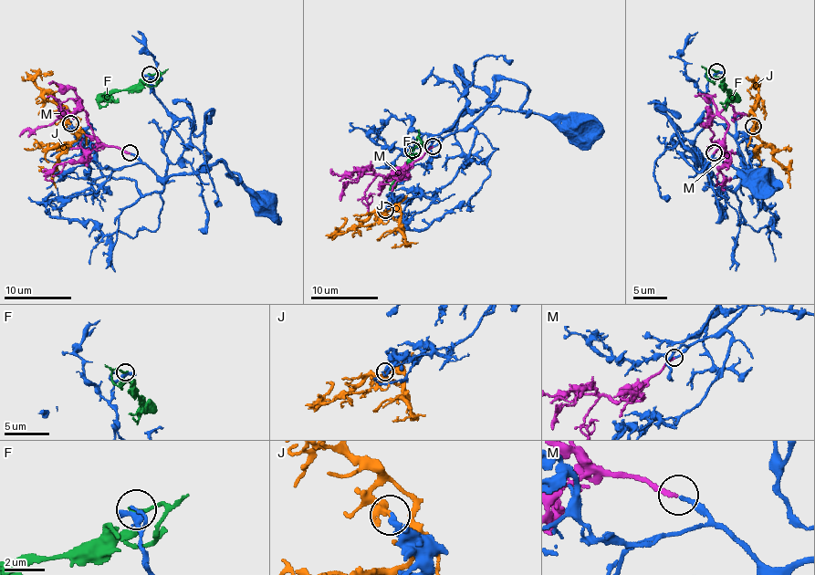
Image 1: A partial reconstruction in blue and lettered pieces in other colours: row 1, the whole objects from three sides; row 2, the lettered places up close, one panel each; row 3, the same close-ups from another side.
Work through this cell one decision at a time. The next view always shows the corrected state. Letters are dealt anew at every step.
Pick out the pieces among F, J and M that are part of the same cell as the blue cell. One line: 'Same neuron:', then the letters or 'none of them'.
Same neuron: M

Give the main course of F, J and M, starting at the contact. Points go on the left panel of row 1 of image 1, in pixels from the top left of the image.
F: (151, 74), (159, 72), (160, 78), (153, 87), (141, 81), (109, 93), (105, 97), (108, 103), (105, 106)
J: (69, 123), (65, 115), (70, 111), (77, 119), (77, 140), (68, 143), (53, 170), (56, 188)
M: (130, 153), (109, 147), (93, 134), (88, 119), (80, 109), (63, 114), (50, 125), (26, 130), (19, 136)

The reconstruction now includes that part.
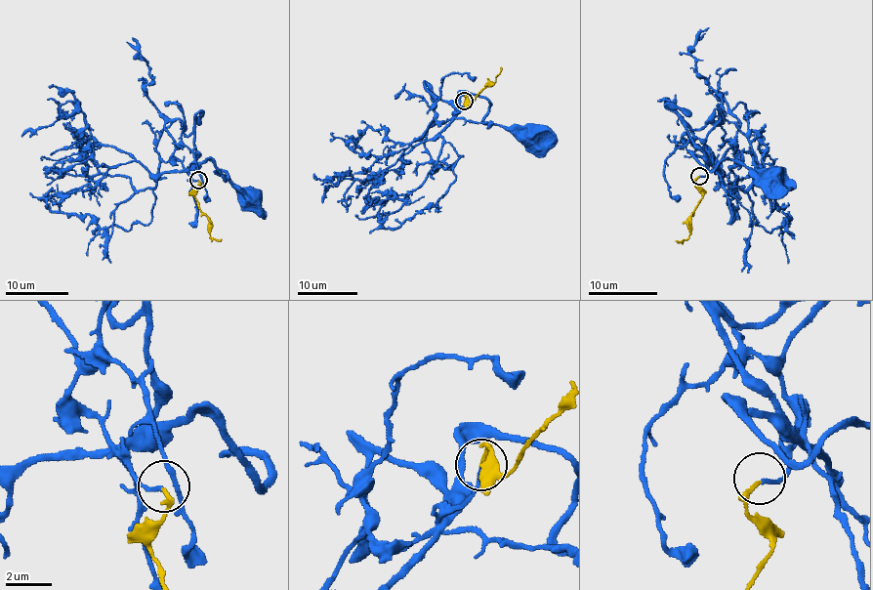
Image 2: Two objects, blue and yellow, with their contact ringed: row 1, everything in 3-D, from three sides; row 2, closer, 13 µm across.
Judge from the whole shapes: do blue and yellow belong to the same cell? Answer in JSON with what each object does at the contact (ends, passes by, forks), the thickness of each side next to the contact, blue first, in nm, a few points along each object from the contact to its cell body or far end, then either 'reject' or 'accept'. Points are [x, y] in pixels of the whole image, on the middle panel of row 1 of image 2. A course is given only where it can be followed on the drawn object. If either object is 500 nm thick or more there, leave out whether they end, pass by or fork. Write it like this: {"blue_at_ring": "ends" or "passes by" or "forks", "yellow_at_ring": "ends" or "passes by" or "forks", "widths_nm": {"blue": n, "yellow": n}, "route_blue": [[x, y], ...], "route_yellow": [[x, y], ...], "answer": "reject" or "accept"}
{"blue_at_ring": "ends", "yellow_at_ring": "passes by", "widths_nm": {"blue": 170, "yellow": 120}, "route_blue": [[465, 102], [457, 114], [460, 98], [478, 95], [487, 100], [484, 120], [509, 128], [528, 143], [532, 140]], "route_yellow": [[465, 102], [468, 97], [469, 103], [473, 102], [477, 95], [494, 85], [500, 66]], "answer": "accept"}

